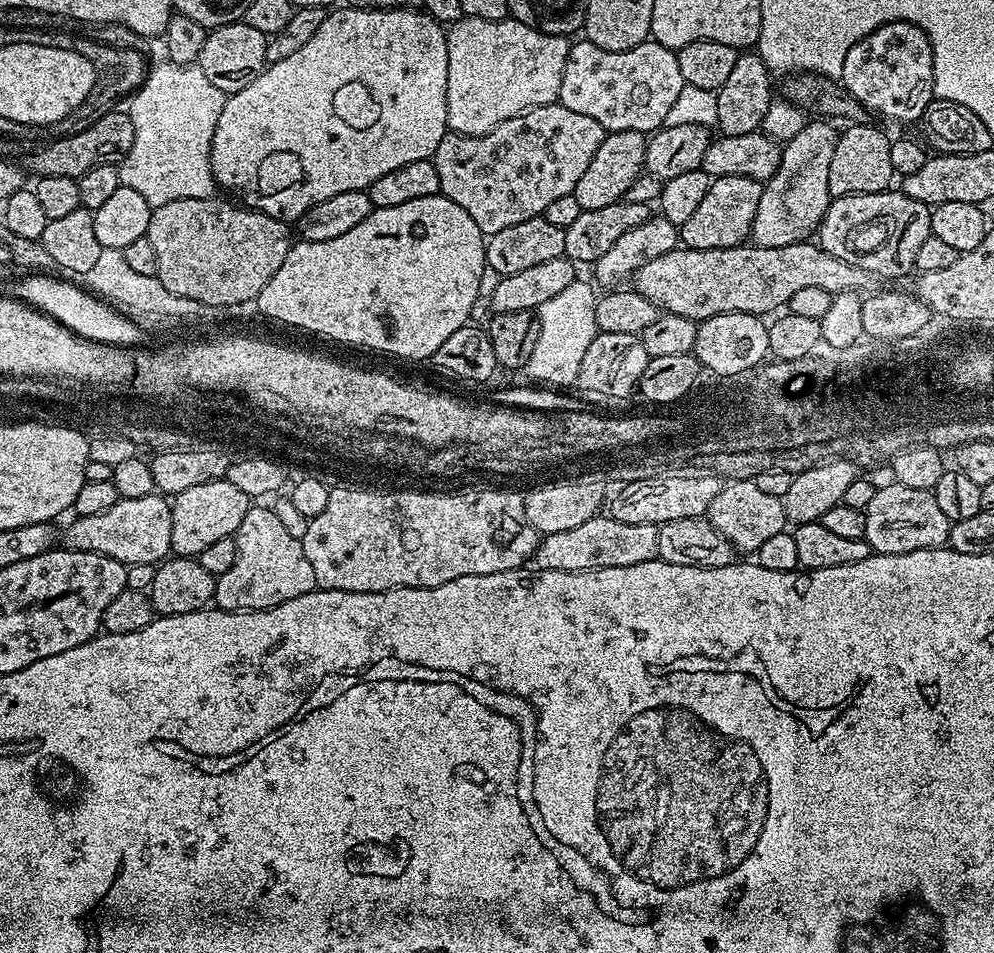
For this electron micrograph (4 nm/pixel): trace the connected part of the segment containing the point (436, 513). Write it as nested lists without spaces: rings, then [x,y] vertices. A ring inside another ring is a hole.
[[[332,488],[330,502],[318,518],[309,520],[306,534],[300,545],[314,570],[314,578],[321,589],[346,590],[347,592],[385,592],[391,588],[433,588],[454,578],[481,576],[482,574],[502,574],[506,570],[525,567],[535,557],[538,533],[530,522],[526,522],[524,497],[518,491],[507,492],[504,488],[480,488],[477,492],[375,492],[372,488]]]

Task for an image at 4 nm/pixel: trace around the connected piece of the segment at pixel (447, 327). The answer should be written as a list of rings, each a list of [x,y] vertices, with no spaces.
[[[427,196],[426,198],[414,198],[414,202],[402,202],[402,206],[390,206],[389,208],[373,208],[372,212],[363,222],[358,222],[354,230],[347,234],[341,234],[339,238],[329,238],[327,242],[306,242],[300,240],[293,243],[292,249],[286,254],[286,262],[278,266],[278,274],[262,286],[254,301],[257,308],[264,316],[277,320],[280,324],[289,324],[292,328],[305,328],[308,332],[317,332],[320,336],[329,336],[340,344],[353,344],[356,348],[373,348],[376,352],[389,352],[392,356],[401,356],[404,360],[427,361],[454,334],[454,330],[465,327],[469,323],[468,315],[472,307],[478,304],[478,278],[482,278],[482,270],[486,266],[484,258],[484,245],[486,237],[483,232],[474,226],[474,218],[458,206],[458,202],[450,202],[445,196]]]

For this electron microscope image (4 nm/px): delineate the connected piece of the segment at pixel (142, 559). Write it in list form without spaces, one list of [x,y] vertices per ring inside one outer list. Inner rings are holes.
[[[163,495],[146,498],[121,498],[103,514],[76,516],[68,529],[63,529],[62,540],[67,547],[79,552],[102,554],[114,558],[125,566],[130,564],[159,565],[172,552],[170,526],[172,505]]]

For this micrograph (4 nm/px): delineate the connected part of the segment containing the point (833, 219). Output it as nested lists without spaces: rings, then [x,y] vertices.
[[[902,190],[837,196],[829,203],[826,214],[820,222],[818,243],[826,250],[826,254],[834,254],[834,258],[842,258],[842,262],[862,266],[862,270],[875,273],[879,279],[900,278],[915,269],[919,247],[931,235],[930,212],[929,205],[910,198]]]

